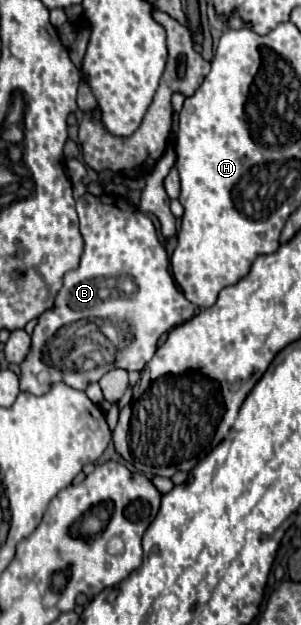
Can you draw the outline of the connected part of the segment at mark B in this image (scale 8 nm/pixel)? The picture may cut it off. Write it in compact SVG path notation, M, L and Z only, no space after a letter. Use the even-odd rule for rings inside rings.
M84 194L76 200L76 212L80 216L80 232L84 236L84 254L78 270L70 270L64 276L64 286L56 296L56 306L52 310L46 310L38 326L32 334L32 350L28 358L22 362L20 370L20 390L30 394L44 394L48 390L48 384L42 388L38 382L38 374L46 372L50 376L50 384L64 382L66 386L72 386L76 390L84 390L90 382L98 382L106 372L114 368L122 368L126 372L144 370L144 366L150 362L150 358L156 352L158 338L178 324L184 324L194 316L194 306L184 298L184 294L178 292L174 278L168 270L168 254L164 246L158 240L154 222L150 216L140 212L134 204L122 200L122 198L108 198L108 196L94 196ZM124 280L132 284L130 294L124 290ZM126 320L128 328L122 328L122 344L114 344L102 330L98 330L100 324L118 324Z

